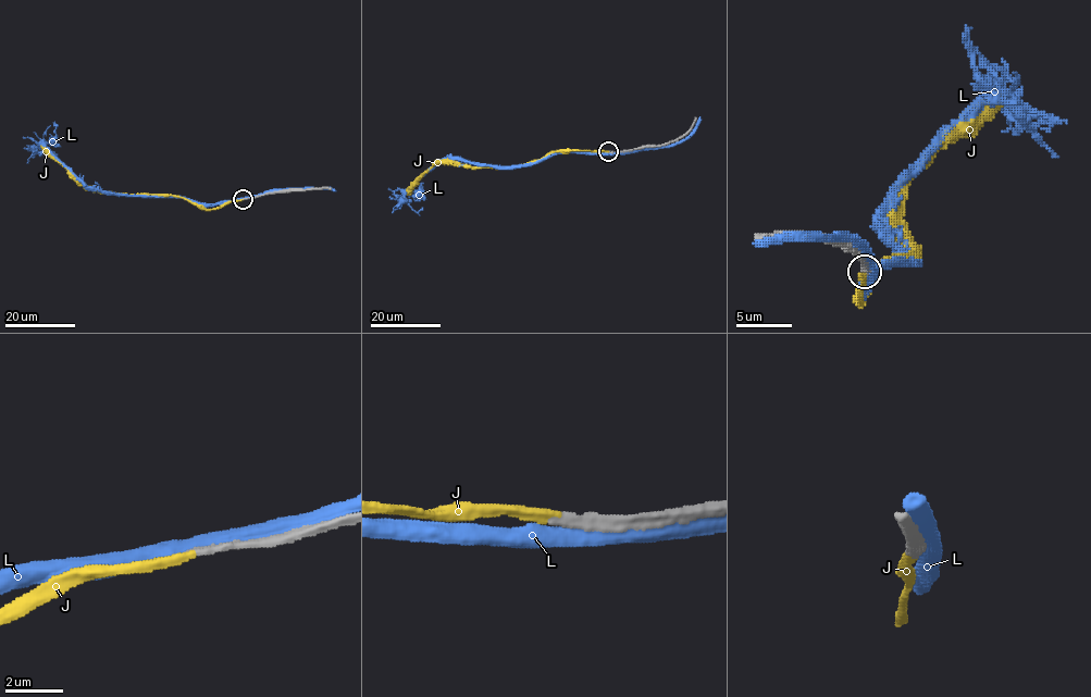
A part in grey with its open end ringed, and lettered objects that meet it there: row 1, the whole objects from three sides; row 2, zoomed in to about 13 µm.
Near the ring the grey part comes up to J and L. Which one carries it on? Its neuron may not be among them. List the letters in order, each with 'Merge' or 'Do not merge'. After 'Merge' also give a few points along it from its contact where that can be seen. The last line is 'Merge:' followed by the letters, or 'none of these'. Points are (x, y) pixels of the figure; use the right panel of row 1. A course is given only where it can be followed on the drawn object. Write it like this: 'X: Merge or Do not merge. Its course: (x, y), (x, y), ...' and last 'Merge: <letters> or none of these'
J: Merge. Its course: (865, 271), (862, 301), (862, 282), (881, 262), (915, 254), (904, 240), (904, 184), (1002, 95)
L: Do not merge
Merge: J

